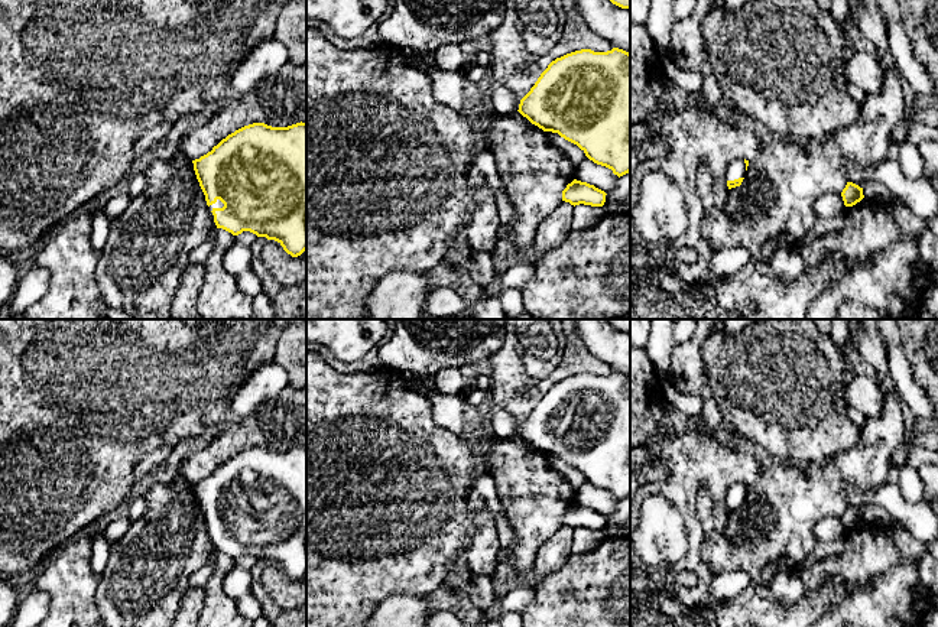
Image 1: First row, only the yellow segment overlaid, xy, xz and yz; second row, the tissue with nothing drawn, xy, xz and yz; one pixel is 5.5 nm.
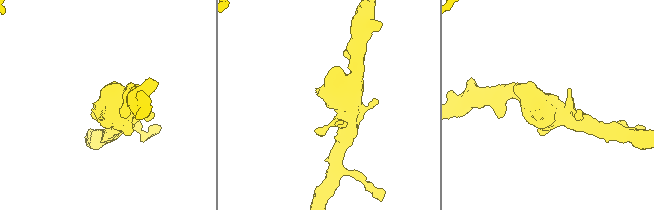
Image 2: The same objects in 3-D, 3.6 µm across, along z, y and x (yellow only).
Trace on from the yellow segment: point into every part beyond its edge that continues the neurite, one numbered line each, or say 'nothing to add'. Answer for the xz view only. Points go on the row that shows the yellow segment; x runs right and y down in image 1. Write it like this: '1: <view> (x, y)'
1: xz (502, 100)

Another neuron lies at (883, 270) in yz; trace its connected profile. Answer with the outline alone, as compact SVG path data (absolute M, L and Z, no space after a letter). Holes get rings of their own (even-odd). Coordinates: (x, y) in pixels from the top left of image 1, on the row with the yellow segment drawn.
M867 198L846 207L837 217L815 217L799 250L804 264L809 267L817 267L828 256L840 256L847 264L846 273L812 300L806 319L837 319L838 308L846 300L863 303L887 319L912 319L924 306L925 287L932 282L932 274L922 266L918 241L900 237L890 204Z

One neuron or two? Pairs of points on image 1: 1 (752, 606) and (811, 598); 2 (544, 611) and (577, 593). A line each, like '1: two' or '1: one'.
1: one
2: one

